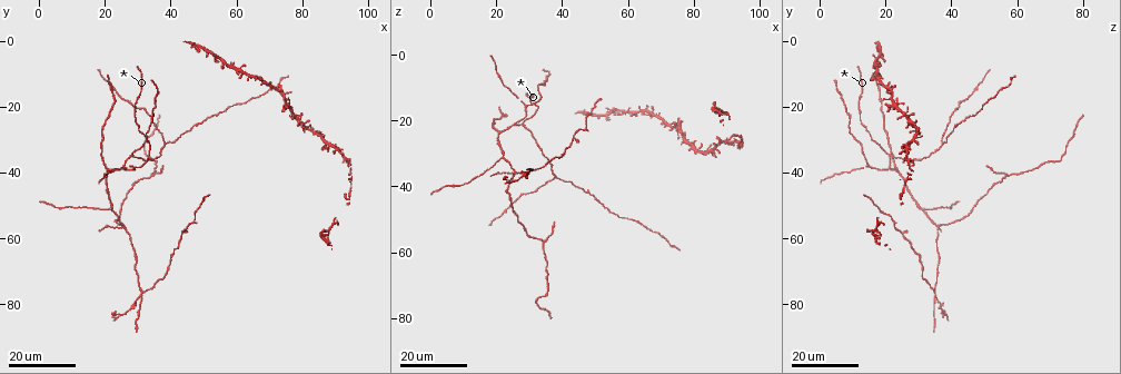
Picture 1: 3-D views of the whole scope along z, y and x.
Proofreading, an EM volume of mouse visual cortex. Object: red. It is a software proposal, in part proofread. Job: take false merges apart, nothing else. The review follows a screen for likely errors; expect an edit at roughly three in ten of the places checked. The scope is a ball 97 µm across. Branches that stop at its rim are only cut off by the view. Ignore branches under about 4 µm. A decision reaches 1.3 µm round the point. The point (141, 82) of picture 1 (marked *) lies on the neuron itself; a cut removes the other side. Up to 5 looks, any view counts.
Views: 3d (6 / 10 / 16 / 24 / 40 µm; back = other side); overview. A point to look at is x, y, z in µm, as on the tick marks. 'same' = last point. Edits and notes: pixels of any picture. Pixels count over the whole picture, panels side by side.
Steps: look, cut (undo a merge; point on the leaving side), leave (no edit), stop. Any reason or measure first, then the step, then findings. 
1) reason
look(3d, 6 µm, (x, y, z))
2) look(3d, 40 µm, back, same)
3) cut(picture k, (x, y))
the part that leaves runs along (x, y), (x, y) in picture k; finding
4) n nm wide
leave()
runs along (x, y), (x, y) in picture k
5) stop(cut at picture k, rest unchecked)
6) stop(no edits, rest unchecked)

three-way junction
look(3d, 16 µm, (28, 35, 22))

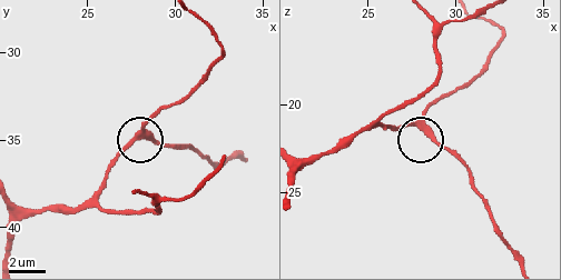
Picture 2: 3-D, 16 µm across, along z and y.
look(3d, 10 µm, (27.9, 34.9, 21.3))

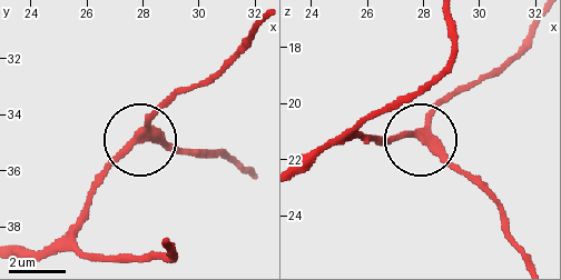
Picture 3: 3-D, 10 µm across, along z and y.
3 arms
leave()
all the same neuron

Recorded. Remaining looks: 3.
arms part here
look(3d, 24 µm, (34, 41, 57))

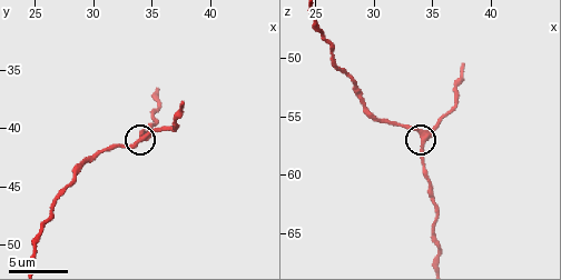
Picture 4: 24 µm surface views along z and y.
closer look
look(3d, 6 µm, (34.4, 40.6, 57.0))

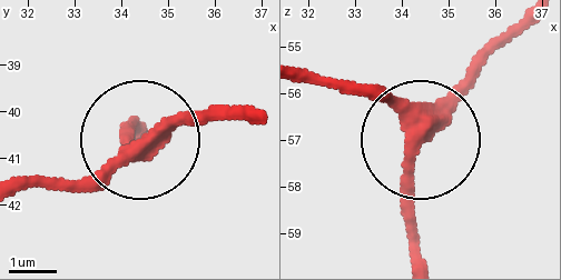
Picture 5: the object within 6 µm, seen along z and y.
leave()
runs along (308, 78), (356, 82), (412, 130), (520, 22) in picture 5; continuous, no second neuron

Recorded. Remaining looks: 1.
stop(no edits, rest unchecked)

